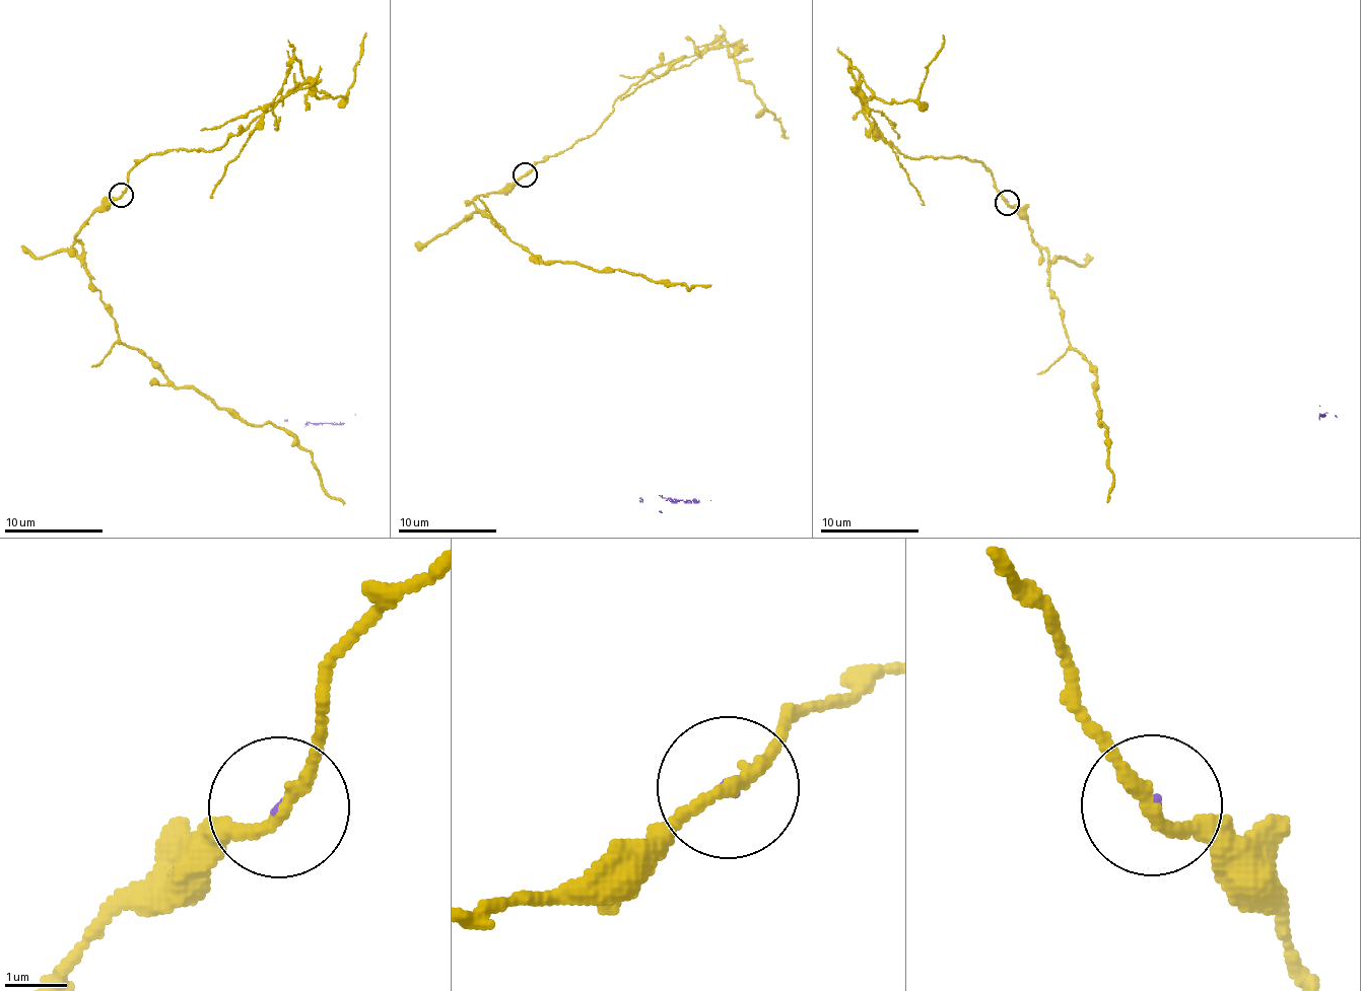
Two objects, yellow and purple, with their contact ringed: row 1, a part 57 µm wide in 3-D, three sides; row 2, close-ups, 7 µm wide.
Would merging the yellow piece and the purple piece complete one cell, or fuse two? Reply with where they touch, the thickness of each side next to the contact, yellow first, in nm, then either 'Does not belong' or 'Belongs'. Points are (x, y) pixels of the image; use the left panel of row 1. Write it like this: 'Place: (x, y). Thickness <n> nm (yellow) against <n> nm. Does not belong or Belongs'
Place: (121, 195). Thickness 200 nm (yellow) against 60 nm. Does not belong

